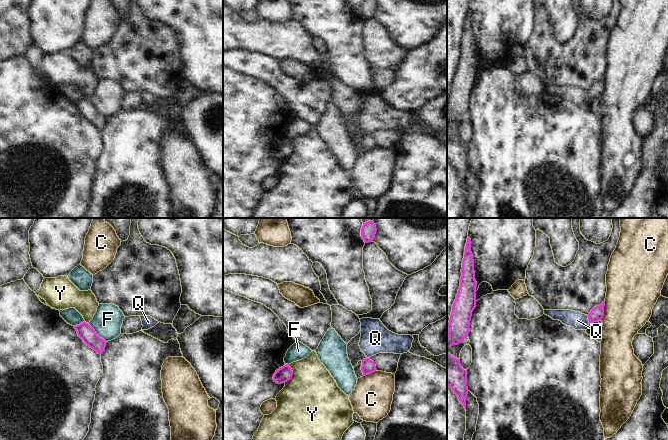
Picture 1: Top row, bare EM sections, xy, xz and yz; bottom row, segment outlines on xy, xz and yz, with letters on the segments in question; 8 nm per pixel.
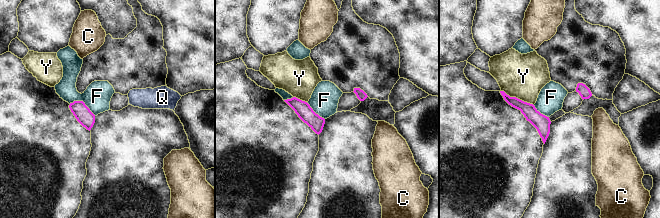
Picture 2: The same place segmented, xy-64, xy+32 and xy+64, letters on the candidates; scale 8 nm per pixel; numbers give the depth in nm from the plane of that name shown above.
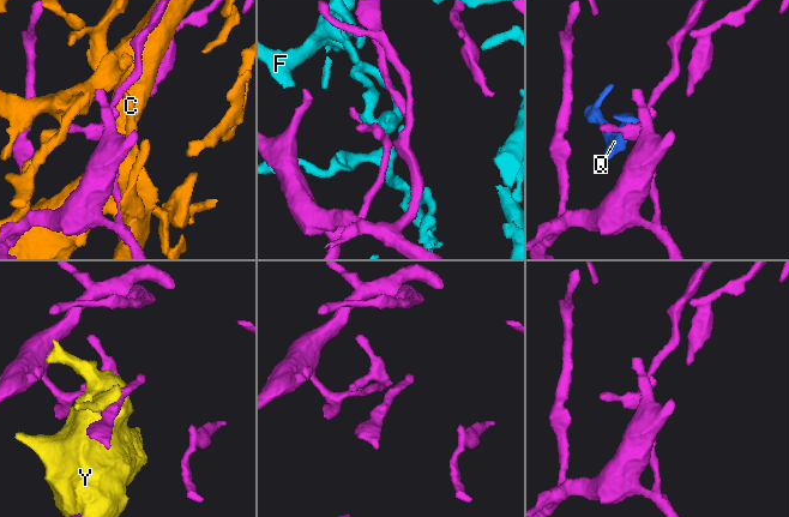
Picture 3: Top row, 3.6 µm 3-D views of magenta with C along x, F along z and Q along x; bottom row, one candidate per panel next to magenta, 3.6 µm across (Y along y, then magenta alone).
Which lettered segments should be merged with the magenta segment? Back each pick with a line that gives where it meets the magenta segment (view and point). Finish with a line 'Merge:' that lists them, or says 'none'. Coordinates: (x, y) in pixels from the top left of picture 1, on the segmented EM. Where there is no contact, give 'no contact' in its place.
Q: contact yz (588, 319)
Merge: Q

